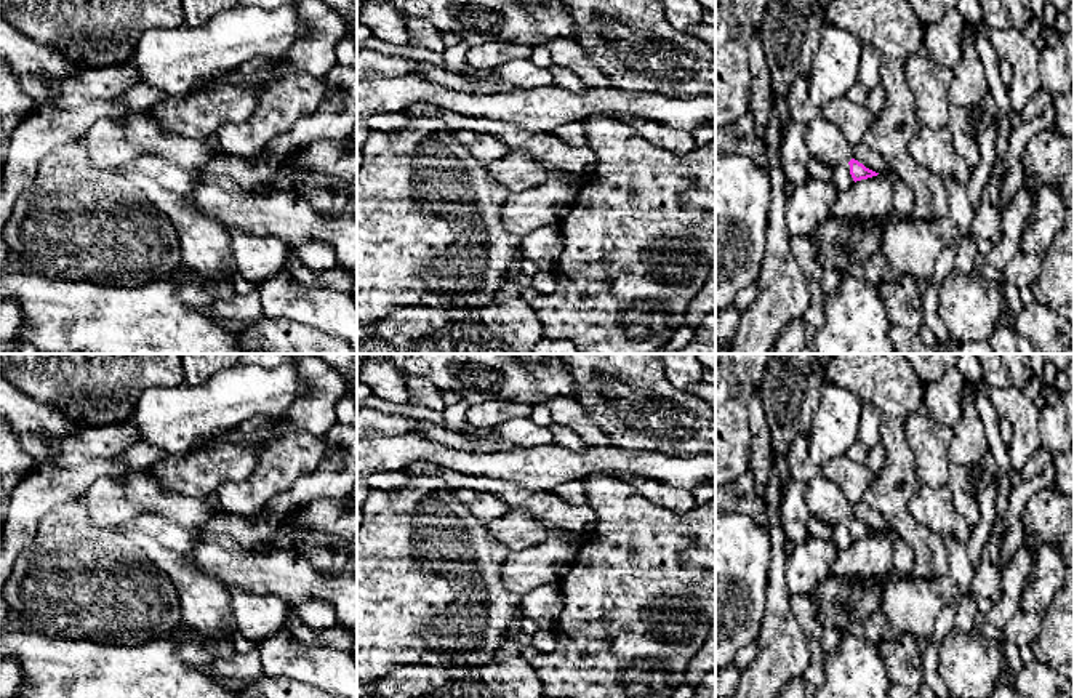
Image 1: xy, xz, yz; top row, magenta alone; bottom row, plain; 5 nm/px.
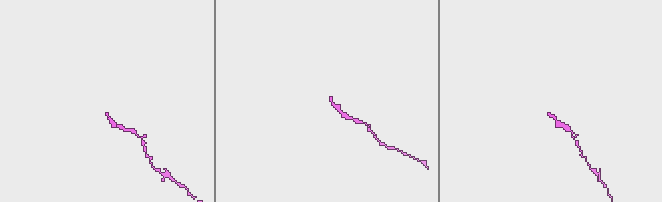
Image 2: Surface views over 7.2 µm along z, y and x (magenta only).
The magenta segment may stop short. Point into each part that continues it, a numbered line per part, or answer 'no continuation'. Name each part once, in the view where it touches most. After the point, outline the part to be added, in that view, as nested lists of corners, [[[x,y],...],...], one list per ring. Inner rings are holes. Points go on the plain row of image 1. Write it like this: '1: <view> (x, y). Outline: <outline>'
1: yz (841, 537). Outline: [[[848,520],[839,522],[836,527],[832,527],[831,541],[837,546],[837,549],[847,549],[855,541],[850,533],[850,524]]]

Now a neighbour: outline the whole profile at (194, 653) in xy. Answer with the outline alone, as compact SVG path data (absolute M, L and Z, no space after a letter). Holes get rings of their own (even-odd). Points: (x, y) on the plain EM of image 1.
M176 628L171 637L178 640L179 653L189 666L197 668L218 660L192 636L189 628Z

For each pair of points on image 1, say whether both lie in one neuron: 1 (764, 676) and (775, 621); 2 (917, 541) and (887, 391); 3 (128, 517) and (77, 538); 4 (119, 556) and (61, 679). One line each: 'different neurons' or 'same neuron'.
1: same neuron
2: same neuron
3: different neurons
4: different neurons

